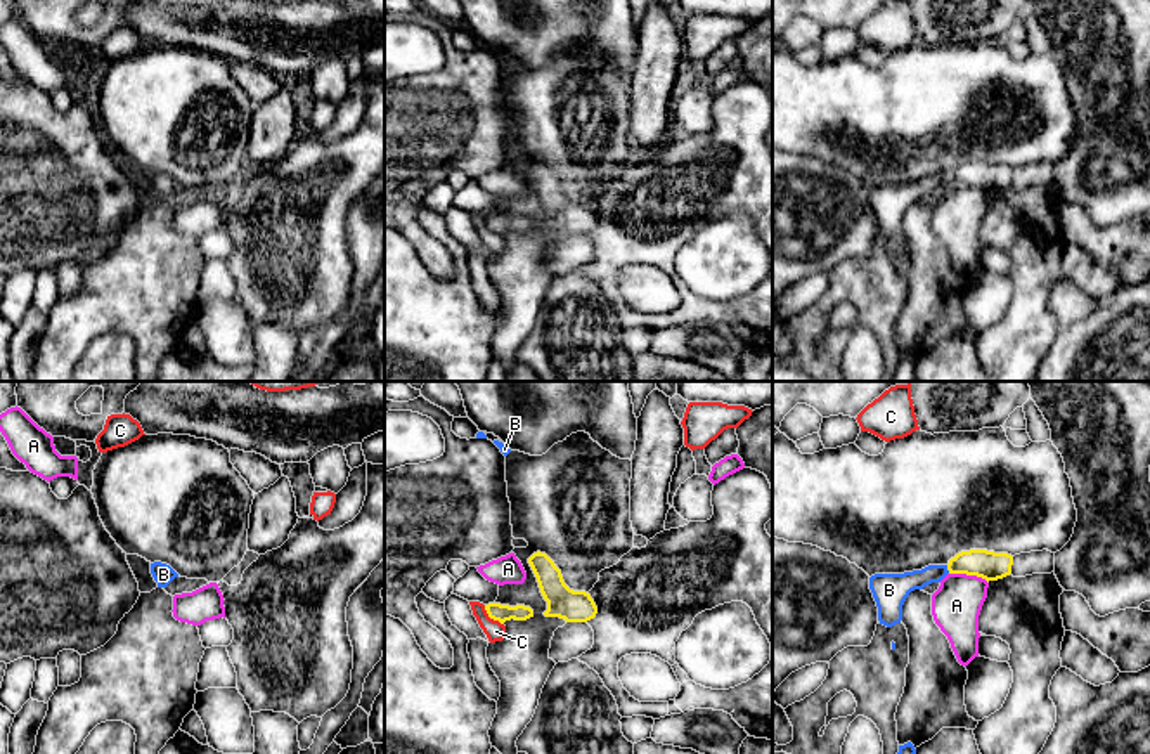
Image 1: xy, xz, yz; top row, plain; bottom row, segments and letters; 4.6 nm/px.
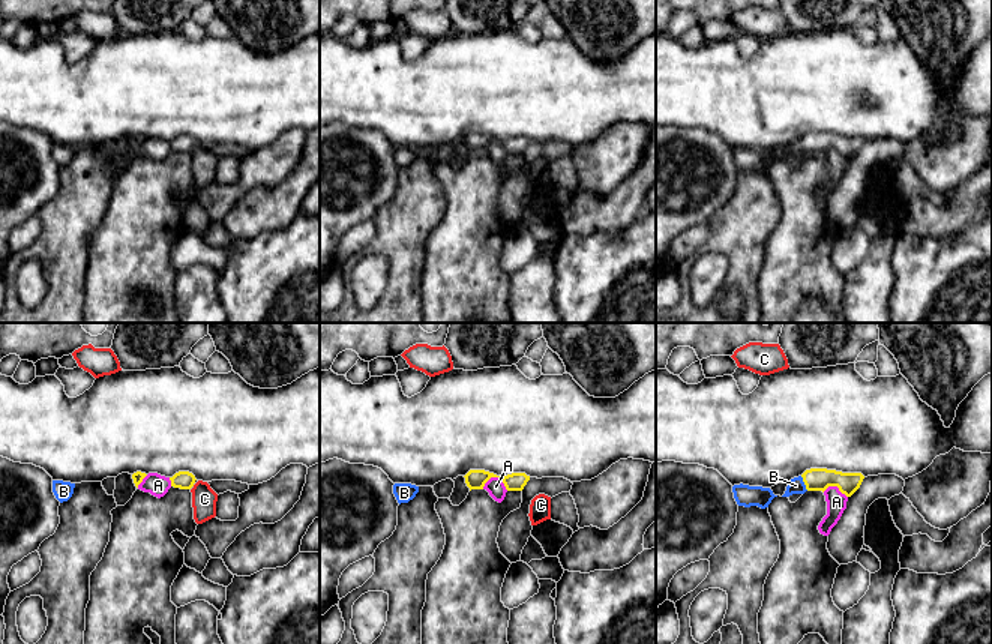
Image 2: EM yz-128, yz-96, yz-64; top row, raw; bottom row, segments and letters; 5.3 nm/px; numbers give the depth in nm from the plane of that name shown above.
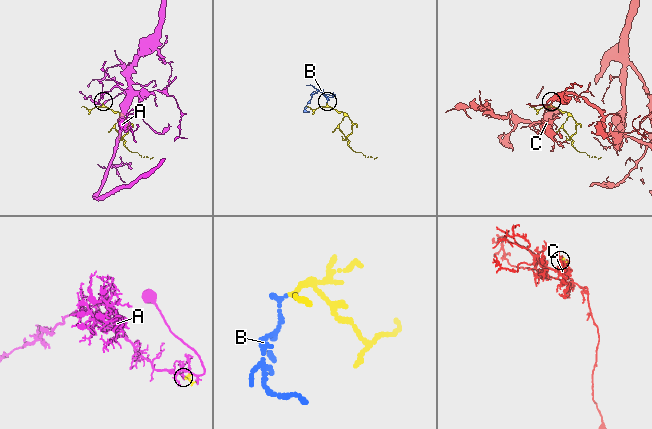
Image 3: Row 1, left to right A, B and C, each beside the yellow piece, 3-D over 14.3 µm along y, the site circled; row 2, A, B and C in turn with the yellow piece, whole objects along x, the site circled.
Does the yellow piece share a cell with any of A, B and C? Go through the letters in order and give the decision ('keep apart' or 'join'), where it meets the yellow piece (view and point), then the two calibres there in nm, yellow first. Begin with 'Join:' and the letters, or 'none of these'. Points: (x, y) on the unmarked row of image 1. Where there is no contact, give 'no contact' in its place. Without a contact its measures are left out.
Join: B
A: keep apart; contact yz (969, 186); calibres 140 and 220 nm
B: join; contact yz (948, 181); calibres 140 and 130 nm
C: keep apart; contact xz (491, 229); calibres 80 and 90 nm

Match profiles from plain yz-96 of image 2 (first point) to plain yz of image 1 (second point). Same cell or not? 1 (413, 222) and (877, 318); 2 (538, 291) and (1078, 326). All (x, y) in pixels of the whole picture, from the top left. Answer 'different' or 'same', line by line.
1: same
2: different

